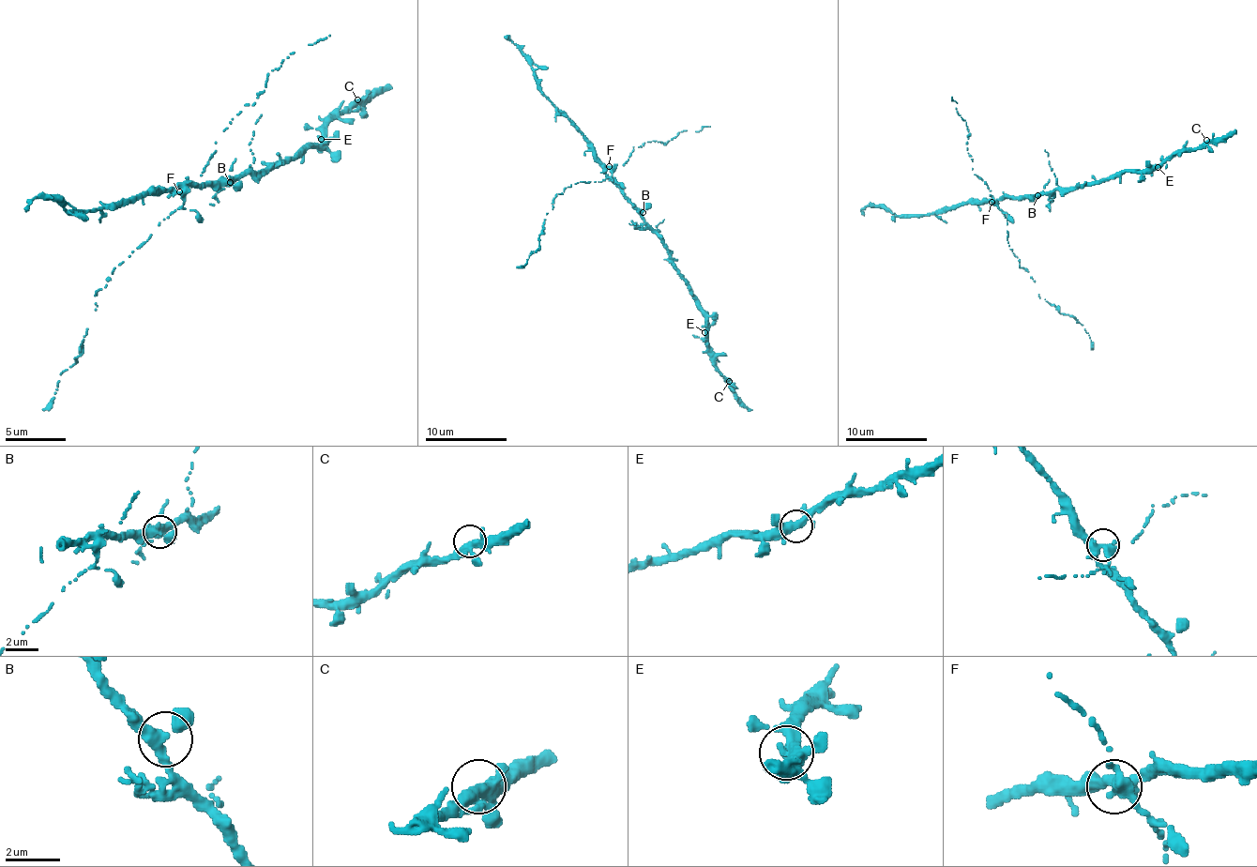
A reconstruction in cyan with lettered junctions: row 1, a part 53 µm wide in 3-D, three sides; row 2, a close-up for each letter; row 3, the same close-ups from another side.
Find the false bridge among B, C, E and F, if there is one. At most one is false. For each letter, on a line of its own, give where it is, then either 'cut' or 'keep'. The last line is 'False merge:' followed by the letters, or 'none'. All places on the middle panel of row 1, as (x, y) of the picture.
B: at (643, 212); keep
C: at (729, 381); keep
E: at (704, 332); keep
F: at (609, 166); cut
False merge: F

